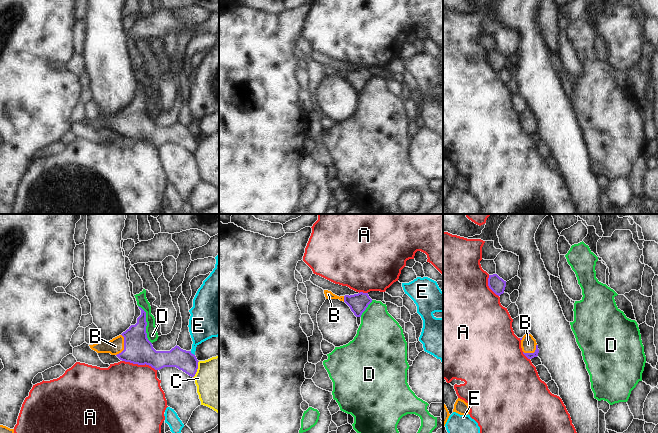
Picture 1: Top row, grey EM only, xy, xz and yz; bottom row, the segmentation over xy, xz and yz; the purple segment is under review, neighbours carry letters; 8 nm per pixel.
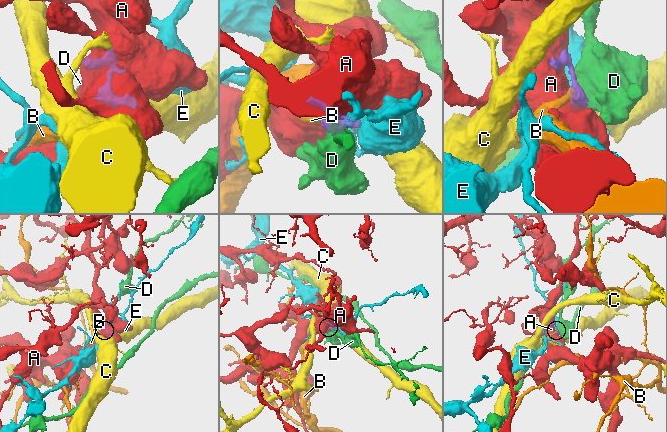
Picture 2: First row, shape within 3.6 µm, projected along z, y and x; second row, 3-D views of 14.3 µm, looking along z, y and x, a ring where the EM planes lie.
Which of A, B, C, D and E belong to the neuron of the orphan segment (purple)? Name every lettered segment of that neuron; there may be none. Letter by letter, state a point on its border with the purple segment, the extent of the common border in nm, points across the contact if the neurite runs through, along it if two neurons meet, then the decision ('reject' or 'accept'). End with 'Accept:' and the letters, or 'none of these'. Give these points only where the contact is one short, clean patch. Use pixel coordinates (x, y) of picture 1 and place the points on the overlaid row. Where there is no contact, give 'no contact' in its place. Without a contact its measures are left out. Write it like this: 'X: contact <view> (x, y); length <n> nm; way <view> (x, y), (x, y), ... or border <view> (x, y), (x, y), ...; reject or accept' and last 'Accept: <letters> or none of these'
A: contact xy (139, 364); length 300 nm; reject
B: contact xy (124, 345); length 180 nm; way xy (138, 349), (133, 346), (124, 345), (115, 346); accept
C: contact xy (197, 368); length 140 nm; border xy (199, 361), (197, 371), (193, 377); reject
D: contact xy (146, 324); length 320 nm; reject
E: contact xy (191, 353); length 50 nm; border xy (190, 351), (194, 355); reject
Accept: B

